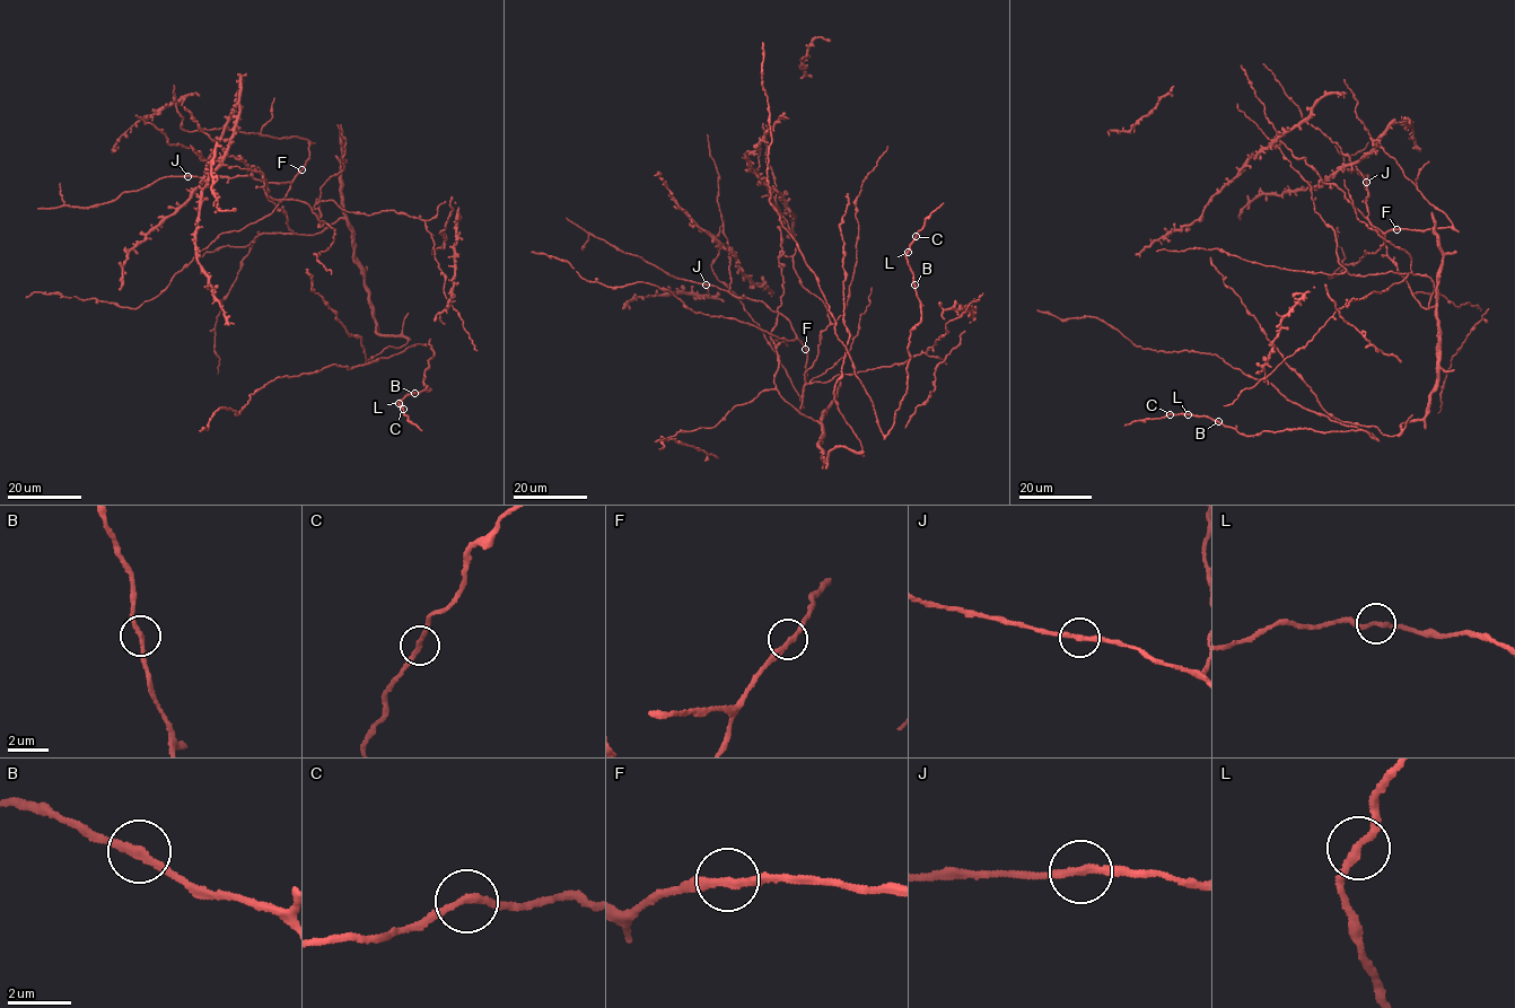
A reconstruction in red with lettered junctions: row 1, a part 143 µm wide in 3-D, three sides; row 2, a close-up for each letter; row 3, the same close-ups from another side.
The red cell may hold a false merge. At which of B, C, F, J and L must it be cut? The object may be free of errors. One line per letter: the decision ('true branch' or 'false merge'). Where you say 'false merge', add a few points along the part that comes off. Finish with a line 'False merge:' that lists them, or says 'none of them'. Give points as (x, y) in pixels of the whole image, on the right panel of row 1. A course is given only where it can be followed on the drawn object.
B: true branch
C: true branch
F: true branch
J: true branch
L: true branch
False merge: none of them

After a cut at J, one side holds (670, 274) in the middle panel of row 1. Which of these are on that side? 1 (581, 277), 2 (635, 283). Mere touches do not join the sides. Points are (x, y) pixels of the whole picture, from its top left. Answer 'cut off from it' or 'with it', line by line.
1: cut off from it
2: cut off from it

